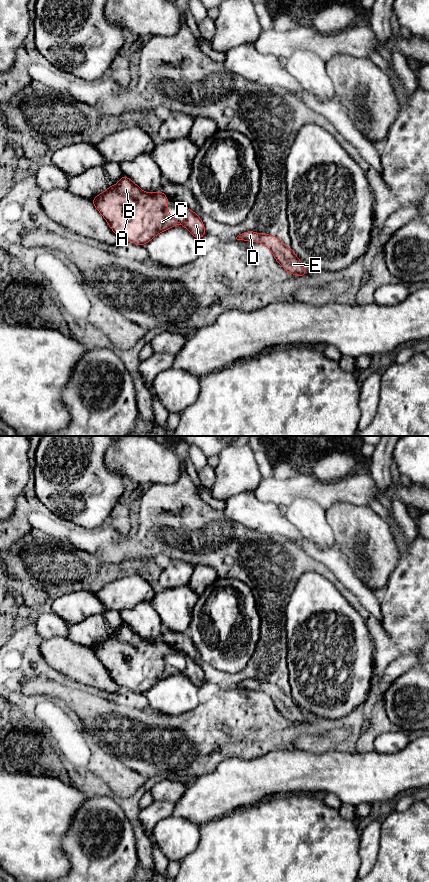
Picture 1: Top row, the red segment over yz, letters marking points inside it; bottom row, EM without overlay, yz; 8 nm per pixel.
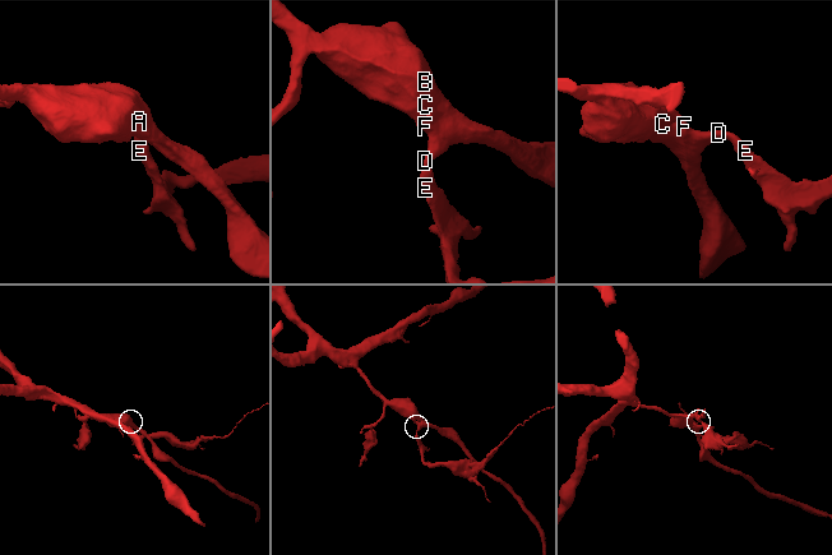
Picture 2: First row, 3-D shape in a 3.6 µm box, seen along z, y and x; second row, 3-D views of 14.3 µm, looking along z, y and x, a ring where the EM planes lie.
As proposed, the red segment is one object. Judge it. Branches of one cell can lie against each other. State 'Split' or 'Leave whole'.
Leave whole

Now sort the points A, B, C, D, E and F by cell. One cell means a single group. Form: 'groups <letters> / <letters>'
groups A B C D E F

